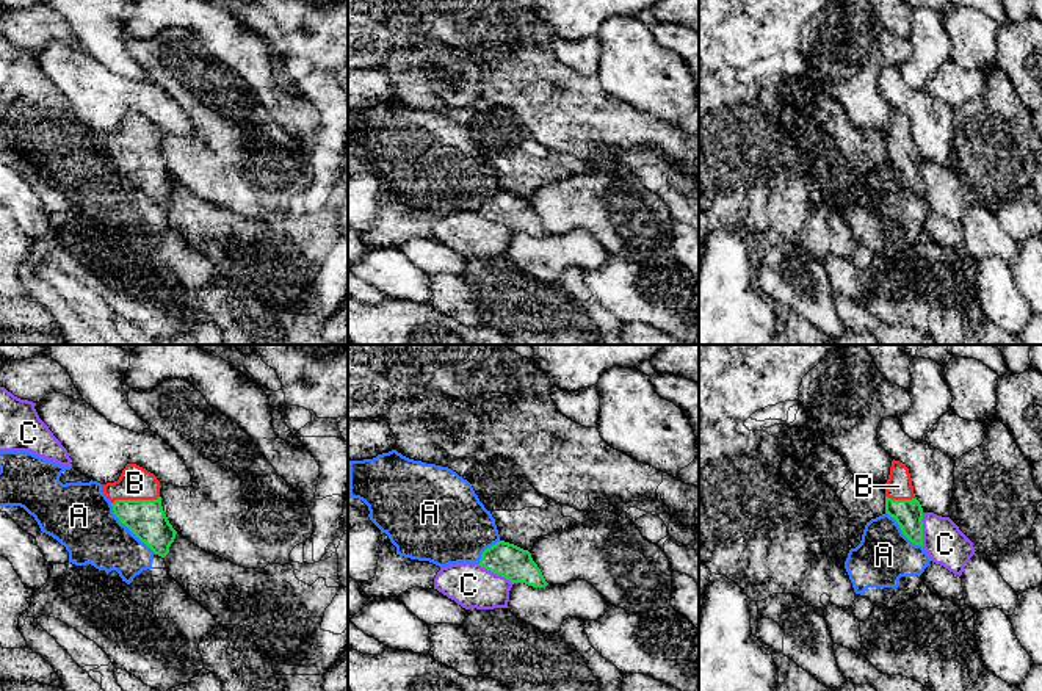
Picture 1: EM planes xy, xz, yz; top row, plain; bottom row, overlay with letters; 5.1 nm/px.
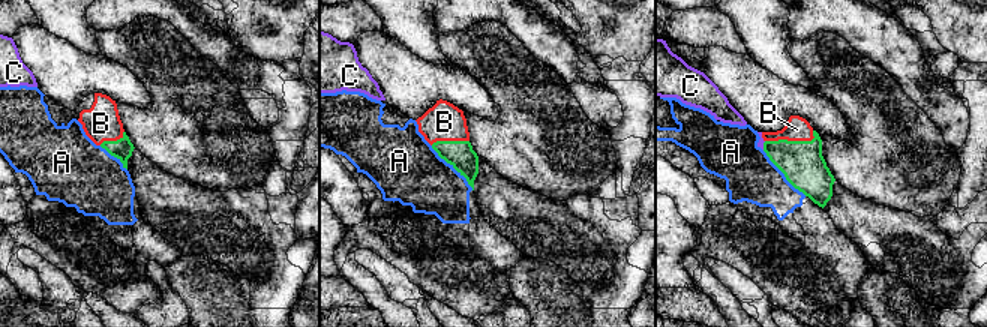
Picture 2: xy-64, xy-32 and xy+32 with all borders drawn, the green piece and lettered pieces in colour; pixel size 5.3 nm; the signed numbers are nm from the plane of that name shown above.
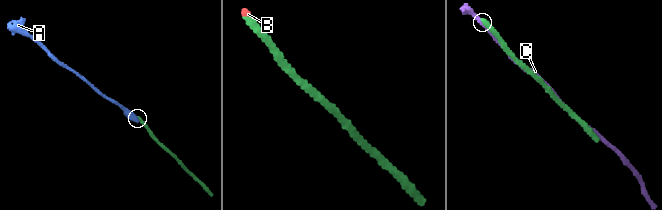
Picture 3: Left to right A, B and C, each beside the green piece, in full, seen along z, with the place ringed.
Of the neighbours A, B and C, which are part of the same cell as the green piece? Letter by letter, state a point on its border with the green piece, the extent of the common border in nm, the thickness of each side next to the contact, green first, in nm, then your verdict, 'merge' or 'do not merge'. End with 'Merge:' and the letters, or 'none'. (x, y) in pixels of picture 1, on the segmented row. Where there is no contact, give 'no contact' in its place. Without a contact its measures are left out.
A: meets green in xy at (129, 528); contact 360 nm long; 200 nm thick on the green side, 320 nm on the other; do not merge
B: meets green in xy at (135, 500); contact 260 nm long; 200 nm thick on the green side, 180 nm on the other; merge
C: meets green in xz at (495, 572); contact 220 nm long; 180 nm thick on the green side, 220 nm on the other; do not merge
Merge: B

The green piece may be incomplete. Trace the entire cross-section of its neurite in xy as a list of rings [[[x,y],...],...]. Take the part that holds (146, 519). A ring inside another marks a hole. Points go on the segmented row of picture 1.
[[[127,464],[114,483],[102,484],[113,512],[155,555],[165,558],[177,531],[169,523],[157,476],[136,464]]]

